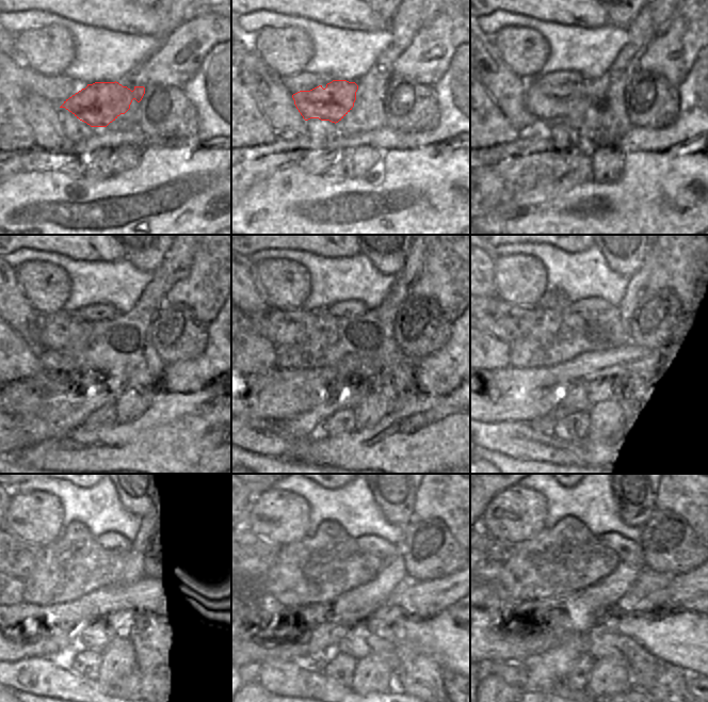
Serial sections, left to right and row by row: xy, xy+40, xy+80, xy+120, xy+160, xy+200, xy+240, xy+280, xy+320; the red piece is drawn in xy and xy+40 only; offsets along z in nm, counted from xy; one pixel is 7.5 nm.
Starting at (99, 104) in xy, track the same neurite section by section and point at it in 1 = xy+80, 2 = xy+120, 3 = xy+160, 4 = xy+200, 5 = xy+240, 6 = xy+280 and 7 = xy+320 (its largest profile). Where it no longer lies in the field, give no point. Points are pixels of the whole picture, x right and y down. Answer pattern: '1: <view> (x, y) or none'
1: xy+80 (546, 102)
2: xy+120 (61, 331)
3: xy+160 (278, 326)
4: xy+200 (504, 321)
5: xy+240 (19, 557)
6: xy+280 (257, 556)
7: xy+320 (497, 551)

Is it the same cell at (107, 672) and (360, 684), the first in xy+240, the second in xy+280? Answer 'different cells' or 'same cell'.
same cell

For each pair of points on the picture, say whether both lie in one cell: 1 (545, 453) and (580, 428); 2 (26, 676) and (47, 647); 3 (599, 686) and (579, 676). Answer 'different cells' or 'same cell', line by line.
1: different cells
2: different cells
3: different cells

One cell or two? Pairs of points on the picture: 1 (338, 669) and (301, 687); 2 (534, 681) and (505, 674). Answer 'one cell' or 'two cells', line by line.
1: two cells
2: one cell

